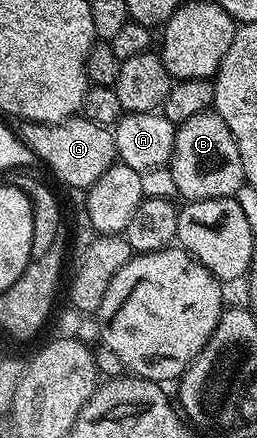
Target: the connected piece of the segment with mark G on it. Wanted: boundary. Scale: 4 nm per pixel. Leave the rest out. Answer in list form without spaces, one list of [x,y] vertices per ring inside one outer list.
[[[83,114],[71,116],[69,120],[65,120],[62,124],[33,124],[31,122],[24,122],[19,127],[18,135],[24,141],[25,146],[32,149],[35,159],[40,164],[41,162],[44,163],[66,187],[76,188],[72,190],[92,188],[94,182],[98,182],[98,178],[102,178],[102,174],[106,174],[106,170],[110,170],[110,166],[117,163],[116,143],[112,137],[113,129],[98,122],[90,122]]]

